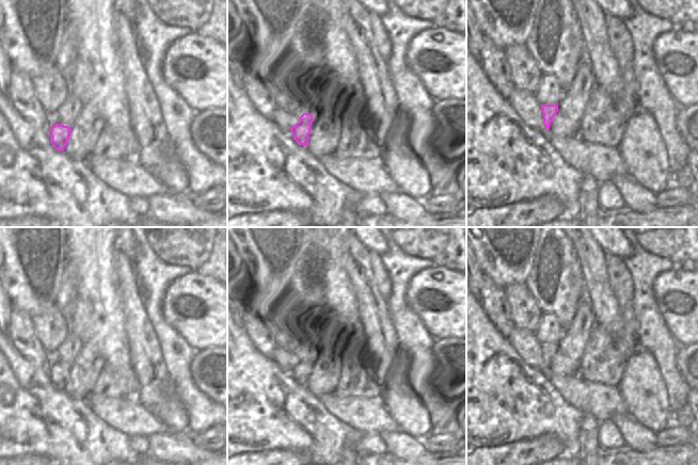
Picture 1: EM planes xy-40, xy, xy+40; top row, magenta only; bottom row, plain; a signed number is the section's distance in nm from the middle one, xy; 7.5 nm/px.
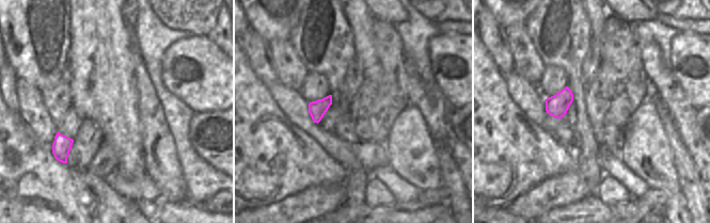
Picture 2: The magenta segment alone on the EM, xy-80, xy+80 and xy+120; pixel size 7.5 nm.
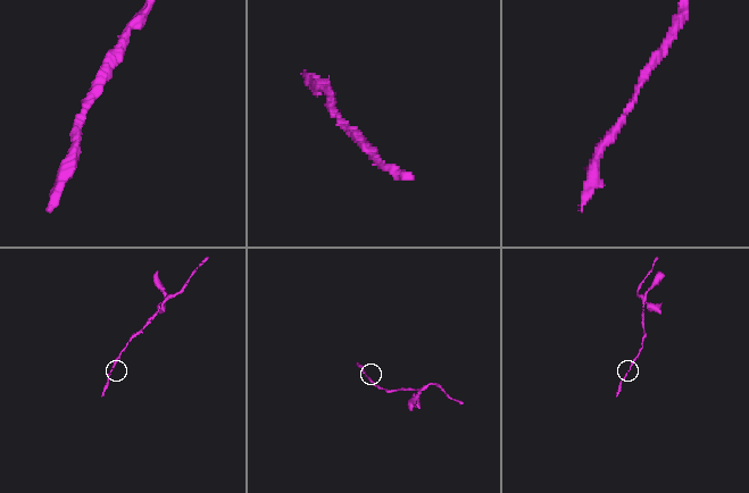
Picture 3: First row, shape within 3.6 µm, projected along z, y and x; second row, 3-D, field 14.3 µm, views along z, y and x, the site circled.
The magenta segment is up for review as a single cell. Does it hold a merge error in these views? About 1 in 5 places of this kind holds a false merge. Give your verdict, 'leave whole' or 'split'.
leave whole

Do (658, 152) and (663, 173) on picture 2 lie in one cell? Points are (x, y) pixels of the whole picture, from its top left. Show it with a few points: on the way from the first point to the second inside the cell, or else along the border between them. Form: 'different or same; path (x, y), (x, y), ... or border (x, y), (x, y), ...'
same; path (658, 157), (658, 168)

